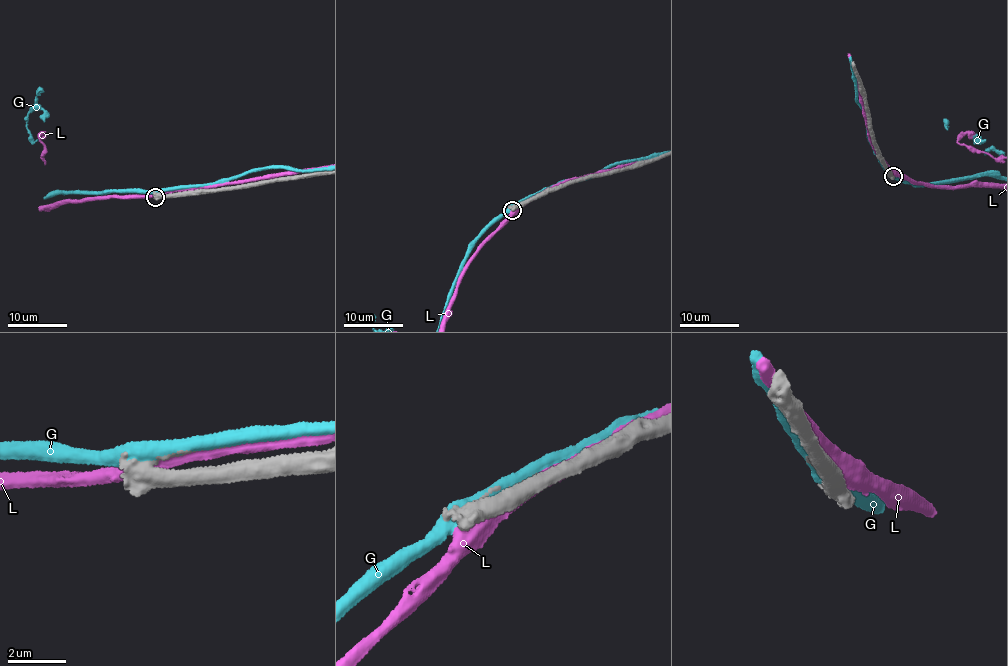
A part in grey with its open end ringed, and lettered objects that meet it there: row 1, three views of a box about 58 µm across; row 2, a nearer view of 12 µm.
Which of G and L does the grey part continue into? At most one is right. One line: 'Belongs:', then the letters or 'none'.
Belongs: none

